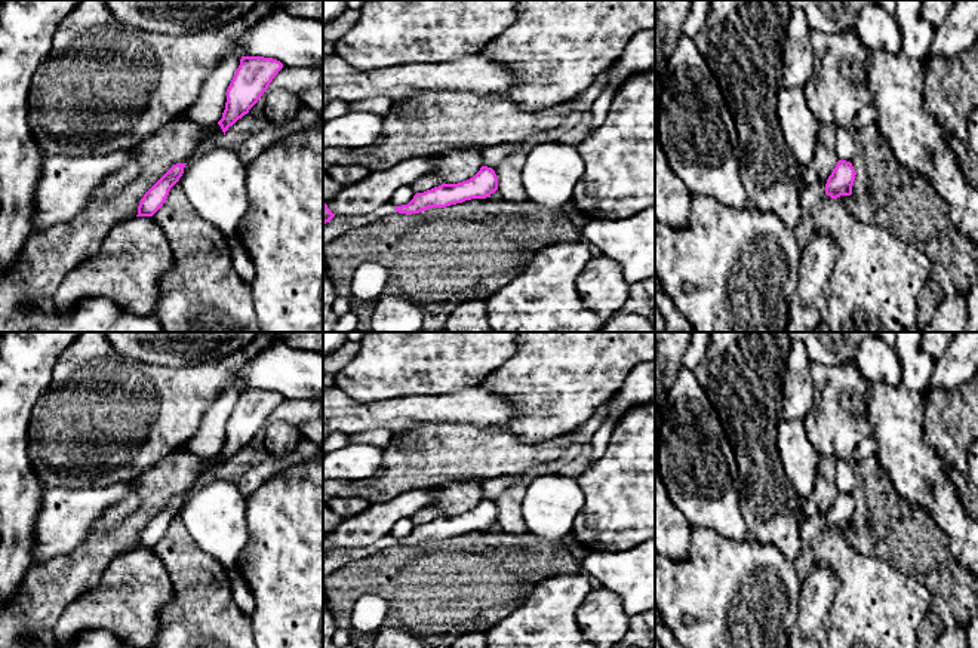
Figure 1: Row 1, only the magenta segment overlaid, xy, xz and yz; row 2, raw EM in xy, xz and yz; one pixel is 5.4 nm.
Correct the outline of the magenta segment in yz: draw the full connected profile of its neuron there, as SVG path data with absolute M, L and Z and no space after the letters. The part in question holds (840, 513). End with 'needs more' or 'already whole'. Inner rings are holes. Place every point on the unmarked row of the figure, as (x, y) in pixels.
M839 492L825 516L825 526L831 531L851 528L856 504L851 494Z | already whole

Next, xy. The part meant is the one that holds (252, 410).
M242 389L227 421L222 451L218 454L224 467L230 458L249 445L282 400L283 396L273 390Z | already whole

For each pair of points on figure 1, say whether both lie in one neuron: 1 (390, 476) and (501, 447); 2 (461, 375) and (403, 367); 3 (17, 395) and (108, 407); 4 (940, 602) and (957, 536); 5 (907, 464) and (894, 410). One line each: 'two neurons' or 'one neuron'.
1: one neuron
2: one neuron
3: two neurons
4: two neurons
5: one neuron

